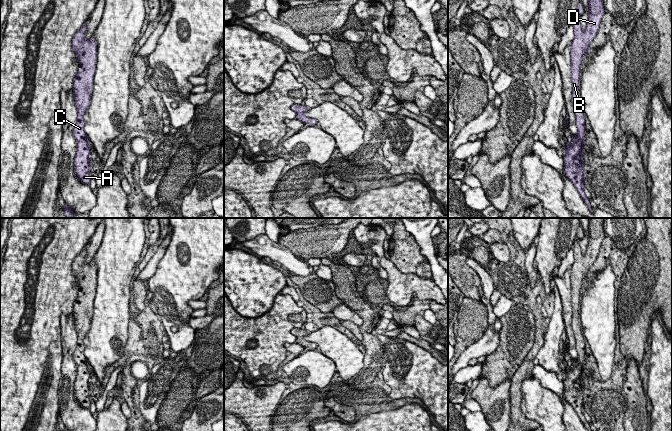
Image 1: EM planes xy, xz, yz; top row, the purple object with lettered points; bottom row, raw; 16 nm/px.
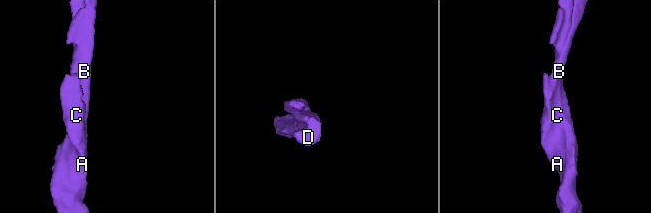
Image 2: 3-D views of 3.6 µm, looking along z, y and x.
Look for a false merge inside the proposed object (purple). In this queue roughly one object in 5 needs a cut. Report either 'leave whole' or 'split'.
leave whole

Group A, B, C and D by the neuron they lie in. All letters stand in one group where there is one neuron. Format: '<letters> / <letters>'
A B C D

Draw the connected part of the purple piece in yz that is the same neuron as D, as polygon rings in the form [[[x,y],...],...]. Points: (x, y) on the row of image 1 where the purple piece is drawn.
[[[588,0],[588,21],[586,30],[583,31],[580,21],[574,22],[574,39],[571,46],[571,81],[573,86],[572,105],[576,116],[577,135],[572,136],[572,141],[564,143],[565,150],[564,169],[566,176],[576,187],[583,201],[592,210],[589,199],[586,197],[583,186],[586,182],[586,172],[582,150],[585,145],[585,118],[582,105],[578,98],[579,74],[582,68],[582,61],[587,54],[588,47],[598,33],[600,22],[604,14],[603,0]]]

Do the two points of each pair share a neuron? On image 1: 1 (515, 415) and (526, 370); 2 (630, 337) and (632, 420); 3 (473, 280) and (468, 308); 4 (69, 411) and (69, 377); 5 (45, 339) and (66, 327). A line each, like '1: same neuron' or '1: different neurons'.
1: same neuron
2: different neurons
3: different neurons
4: same neuron
5: different neurons

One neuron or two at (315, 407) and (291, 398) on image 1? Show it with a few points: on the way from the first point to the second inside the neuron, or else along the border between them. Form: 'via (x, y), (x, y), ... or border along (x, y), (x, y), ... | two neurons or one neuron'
via (309, 405), (300, 405), (297, 402) | one neuron

